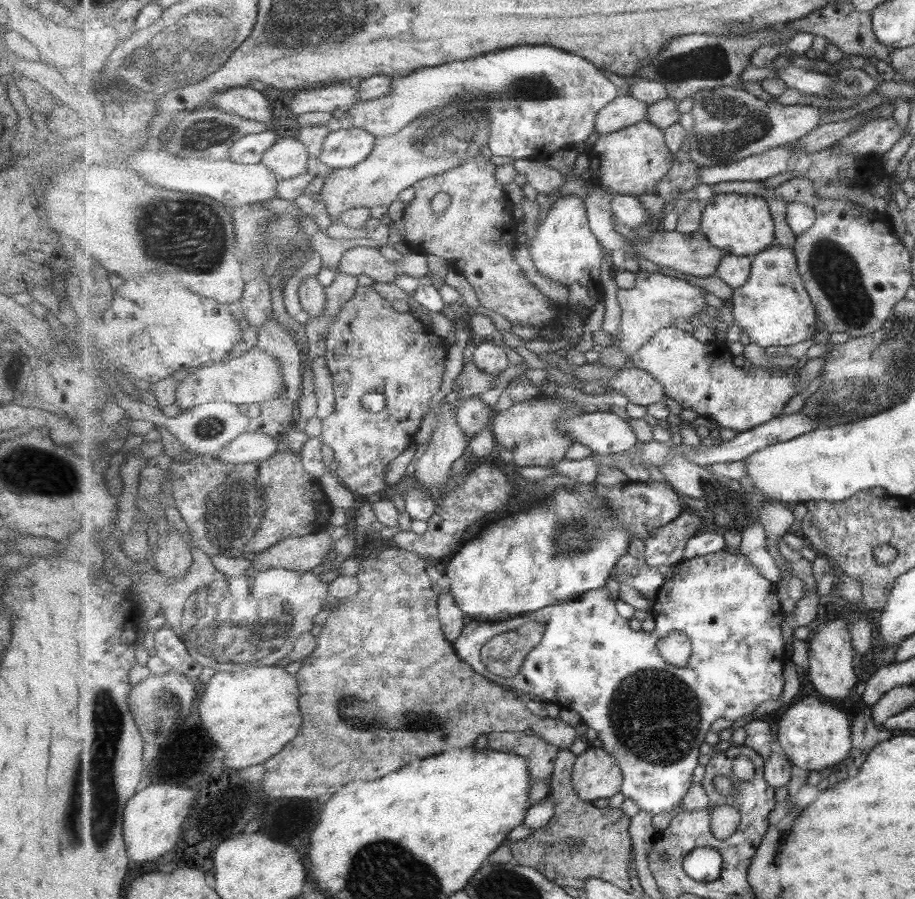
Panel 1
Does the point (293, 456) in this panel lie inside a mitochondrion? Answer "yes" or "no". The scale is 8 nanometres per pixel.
no

